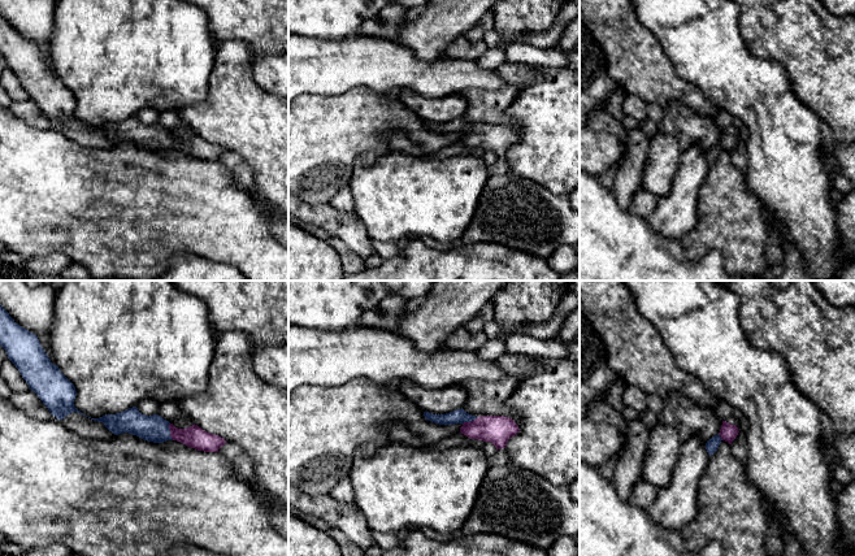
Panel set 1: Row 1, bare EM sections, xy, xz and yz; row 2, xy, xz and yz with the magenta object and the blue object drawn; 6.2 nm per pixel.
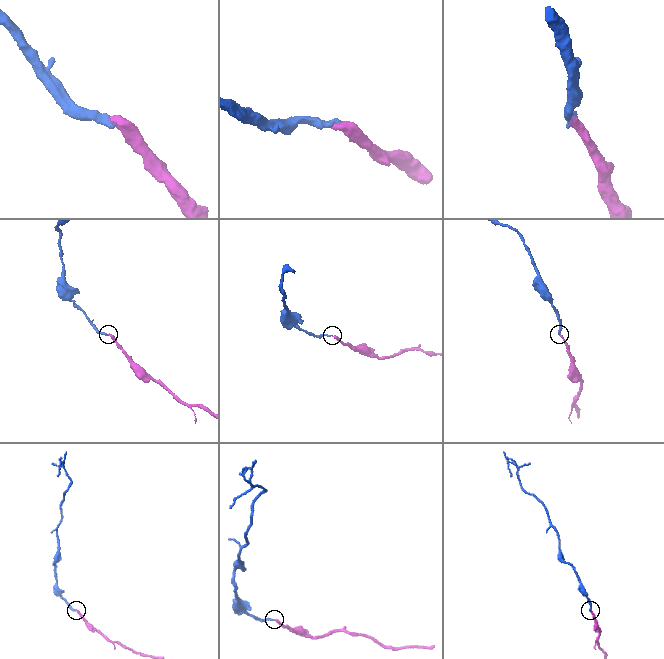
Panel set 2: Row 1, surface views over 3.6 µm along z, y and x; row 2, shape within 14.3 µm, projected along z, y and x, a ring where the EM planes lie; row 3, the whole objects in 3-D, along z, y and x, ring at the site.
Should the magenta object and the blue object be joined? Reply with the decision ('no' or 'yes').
yes

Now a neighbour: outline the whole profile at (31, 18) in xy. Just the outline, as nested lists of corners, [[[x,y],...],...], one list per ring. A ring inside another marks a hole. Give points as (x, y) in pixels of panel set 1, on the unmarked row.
[[[0,0],[0,13],[16,32],[35,43],[40,55],[56,74],[51,57],[51,35],[56,0]]]

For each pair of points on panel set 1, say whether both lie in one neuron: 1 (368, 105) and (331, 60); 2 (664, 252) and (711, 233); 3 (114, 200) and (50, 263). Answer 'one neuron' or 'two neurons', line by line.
1: two neurons
2: two neurons
3: two neurons

